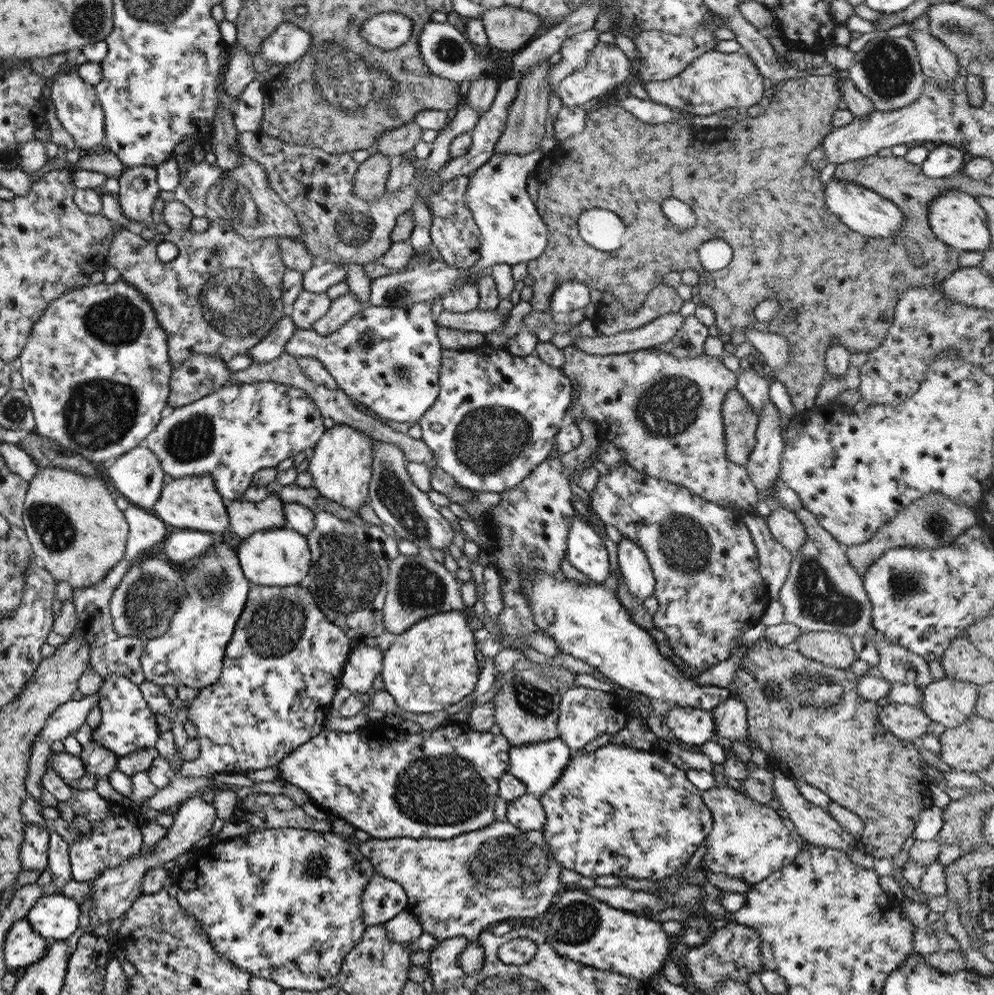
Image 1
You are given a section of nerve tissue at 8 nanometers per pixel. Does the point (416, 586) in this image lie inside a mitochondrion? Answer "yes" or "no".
yes

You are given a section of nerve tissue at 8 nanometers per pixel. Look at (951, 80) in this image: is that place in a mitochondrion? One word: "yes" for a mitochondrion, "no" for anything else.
no

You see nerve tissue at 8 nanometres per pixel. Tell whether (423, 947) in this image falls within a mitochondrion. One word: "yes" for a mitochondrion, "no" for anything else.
no

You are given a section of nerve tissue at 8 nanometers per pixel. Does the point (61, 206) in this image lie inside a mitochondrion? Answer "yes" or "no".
no

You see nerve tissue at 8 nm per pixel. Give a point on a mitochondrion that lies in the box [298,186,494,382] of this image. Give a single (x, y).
(354, 230)

